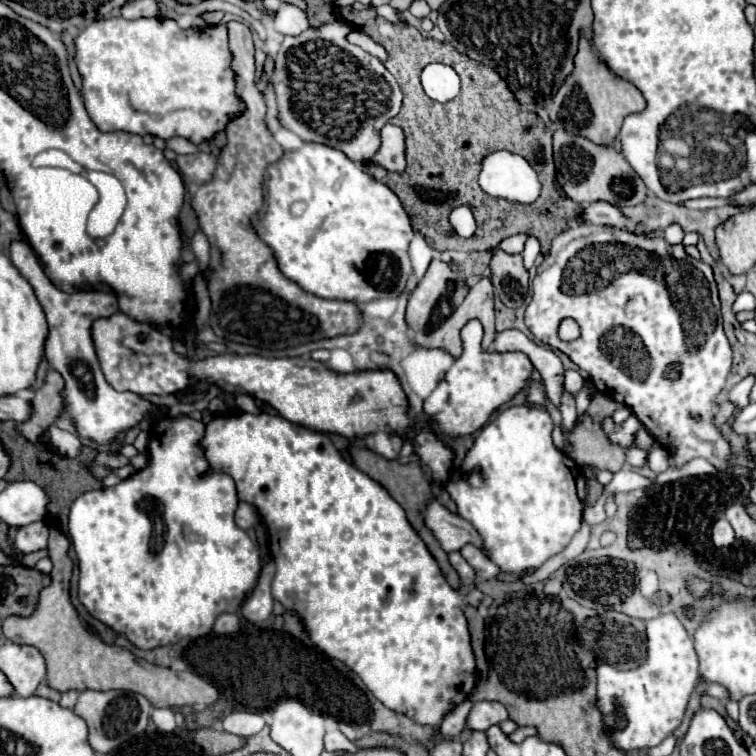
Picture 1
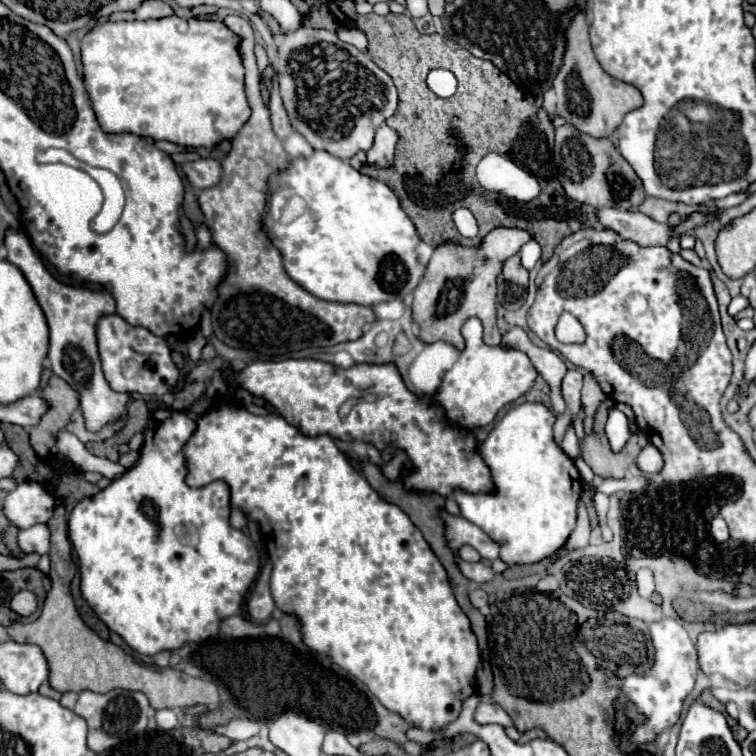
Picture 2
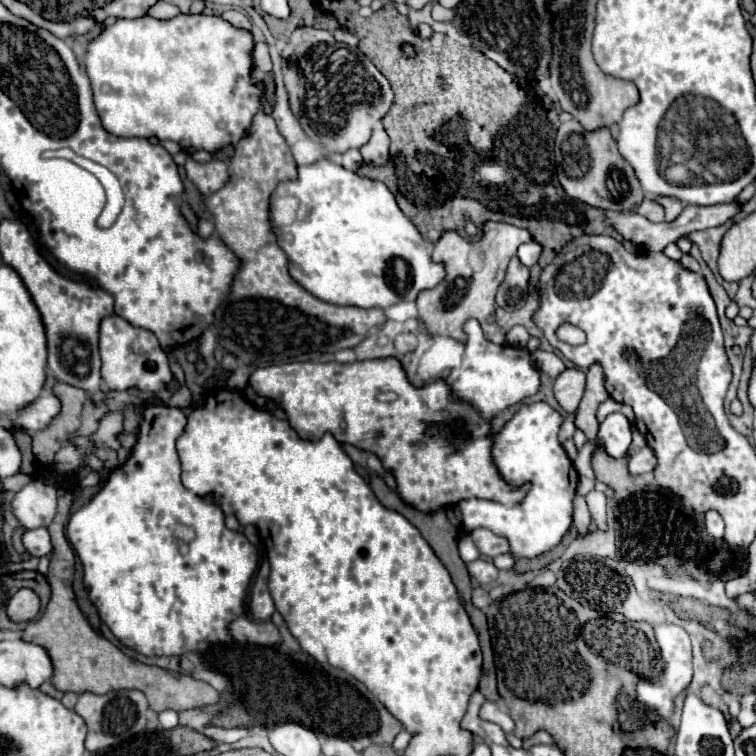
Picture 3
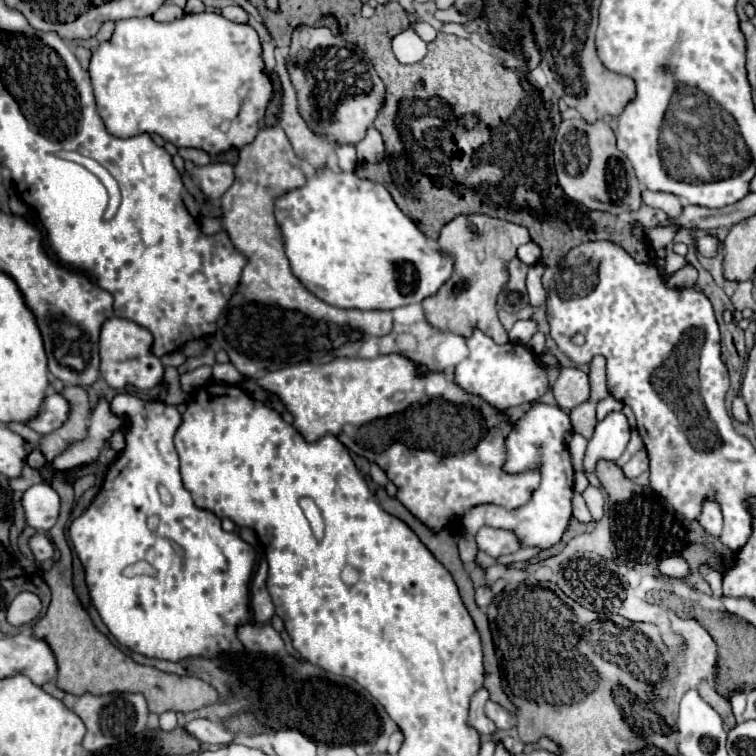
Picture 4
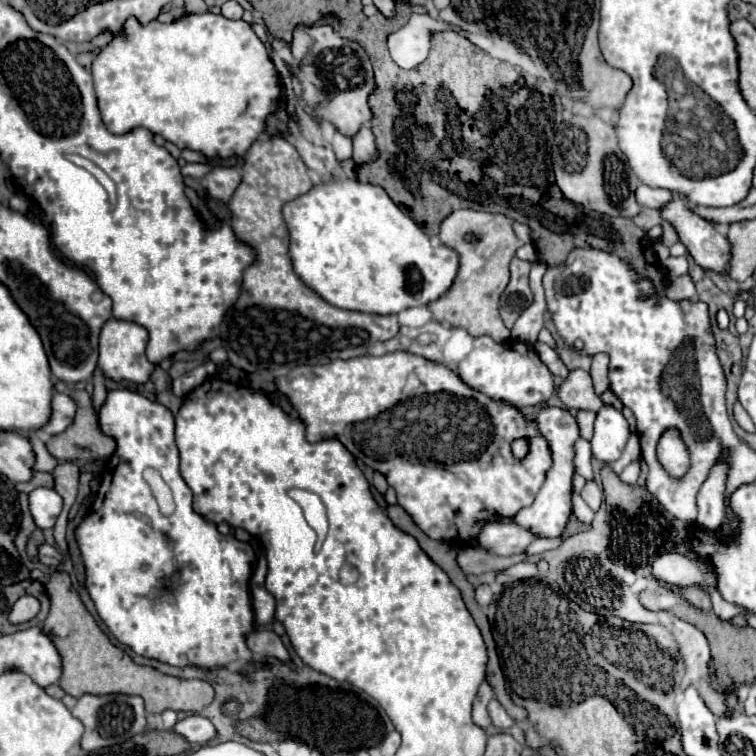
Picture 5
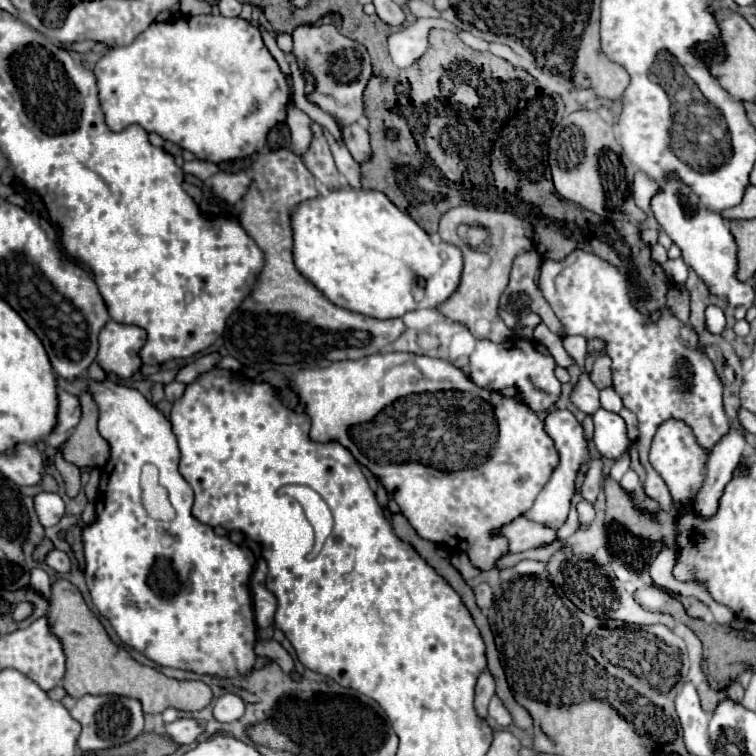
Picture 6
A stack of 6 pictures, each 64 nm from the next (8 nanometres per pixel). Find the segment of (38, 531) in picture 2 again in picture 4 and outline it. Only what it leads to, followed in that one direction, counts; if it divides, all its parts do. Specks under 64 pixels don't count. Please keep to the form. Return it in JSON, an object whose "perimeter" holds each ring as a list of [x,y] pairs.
{"perimeter":[[[36,532],[34,536],[30,536],[28,546],[38,562],[48,562],[54,556],[54,546],[44,532]]]}

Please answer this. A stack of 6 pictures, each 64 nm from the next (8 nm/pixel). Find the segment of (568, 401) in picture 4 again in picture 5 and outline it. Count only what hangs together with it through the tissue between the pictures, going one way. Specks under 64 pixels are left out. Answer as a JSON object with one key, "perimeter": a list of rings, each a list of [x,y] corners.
{"perimeter":[[[580,368],[568,372],[564,382],[556,388],[556,394],[568,410],[582,408],[582,410],[598,412],[604,406],[604,402],[600,400],[600,396],[596,396],[596,392],[592,388],[590,374]]]}

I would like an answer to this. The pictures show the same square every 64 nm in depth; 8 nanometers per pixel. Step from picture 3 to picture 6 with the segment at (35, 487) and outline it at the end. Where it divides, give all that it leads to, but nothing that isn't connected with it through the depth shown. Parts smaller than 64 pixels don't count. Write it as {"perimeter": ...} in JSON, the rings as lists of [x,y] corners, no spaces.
{"perimeter":[[[40,492],[34,496],[34,510],[44,528],[56,526],[64,516],[64,500],[54,492]]]}

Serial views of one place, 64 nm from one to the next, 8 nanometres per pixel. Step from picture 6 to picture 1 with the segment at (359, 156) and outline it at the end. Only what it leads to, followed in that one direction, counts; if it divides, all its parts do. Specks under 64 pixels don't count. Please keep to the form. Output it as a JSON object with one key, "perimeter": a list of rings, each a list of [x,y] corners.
{"perimeter":[[[386,124],[382,128],[382,146],[372,162],[384,166],[390,172],[404,172],[406,158],[404,158],[404,132],[400,126]]]}

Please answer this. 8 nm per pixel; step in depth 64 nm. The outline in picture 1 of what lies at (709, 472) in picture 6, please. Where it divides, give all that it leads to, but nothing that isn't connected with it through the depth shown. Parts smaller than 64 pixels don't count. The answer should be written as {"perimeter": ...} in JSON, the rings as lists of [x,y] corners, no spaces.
{"perimeter":[[[726,518],[716,520],[712,526],[712,544],[716,548],[726,548],[726,546],[732,546],[734,540],[736,540],[736,536],[734,536],[730,522]]]}

